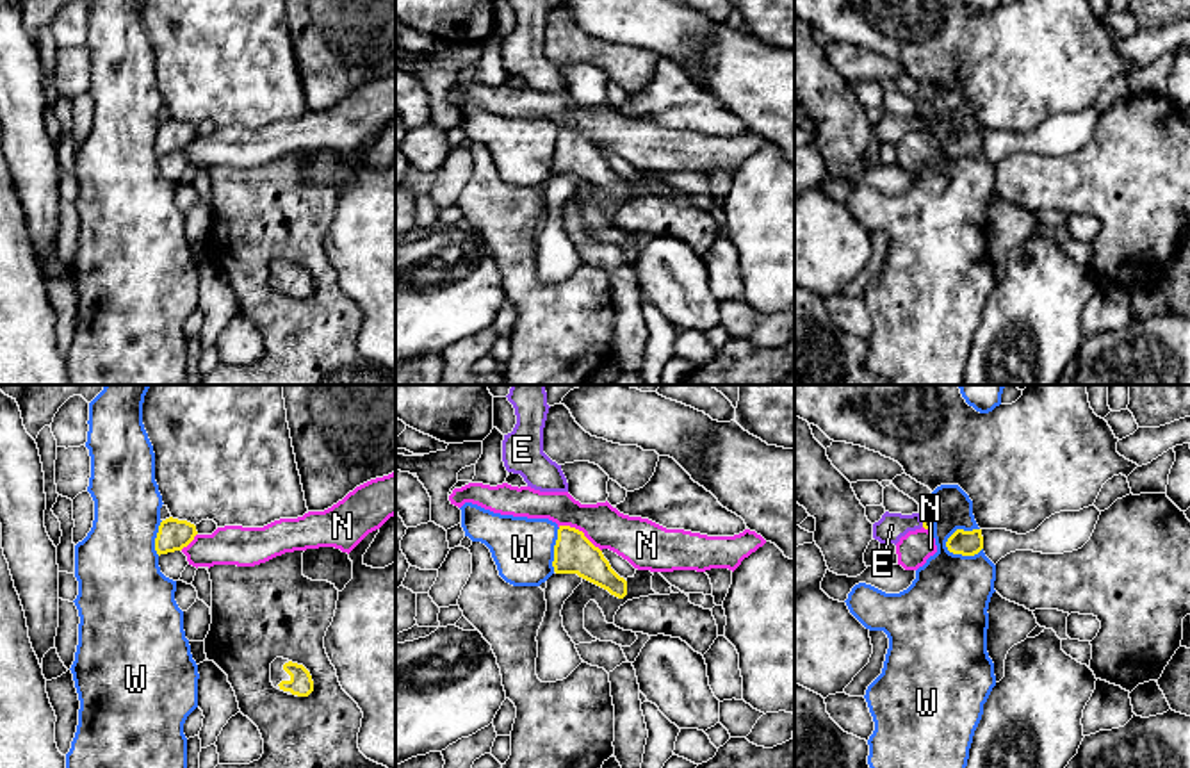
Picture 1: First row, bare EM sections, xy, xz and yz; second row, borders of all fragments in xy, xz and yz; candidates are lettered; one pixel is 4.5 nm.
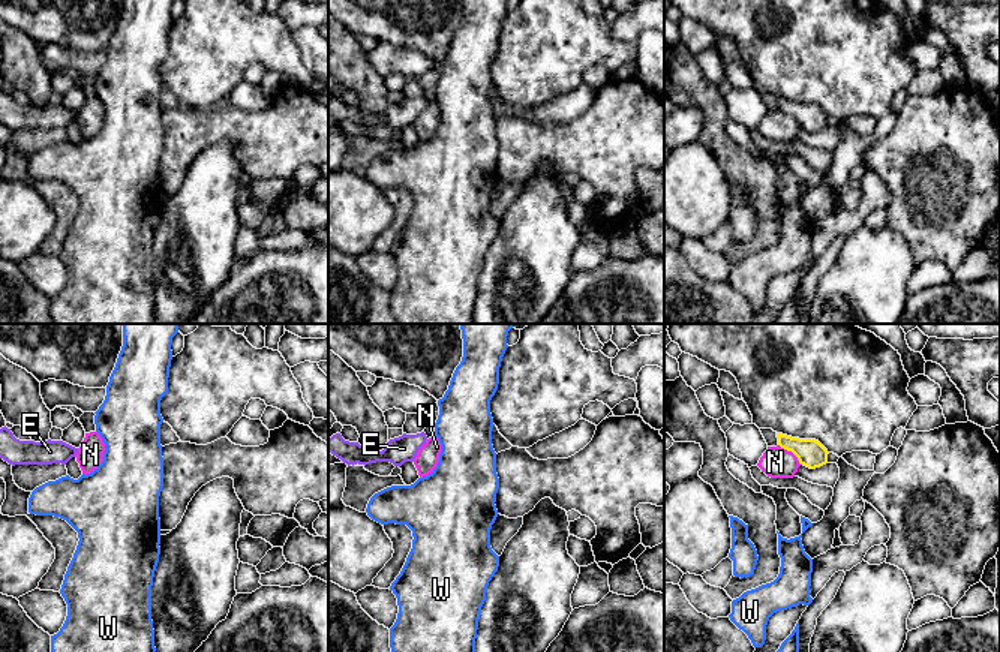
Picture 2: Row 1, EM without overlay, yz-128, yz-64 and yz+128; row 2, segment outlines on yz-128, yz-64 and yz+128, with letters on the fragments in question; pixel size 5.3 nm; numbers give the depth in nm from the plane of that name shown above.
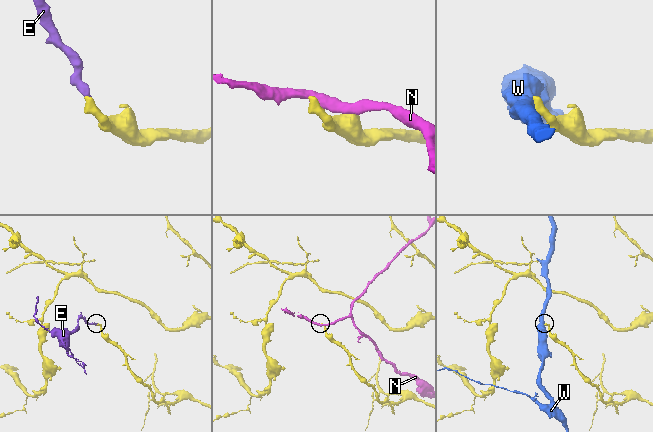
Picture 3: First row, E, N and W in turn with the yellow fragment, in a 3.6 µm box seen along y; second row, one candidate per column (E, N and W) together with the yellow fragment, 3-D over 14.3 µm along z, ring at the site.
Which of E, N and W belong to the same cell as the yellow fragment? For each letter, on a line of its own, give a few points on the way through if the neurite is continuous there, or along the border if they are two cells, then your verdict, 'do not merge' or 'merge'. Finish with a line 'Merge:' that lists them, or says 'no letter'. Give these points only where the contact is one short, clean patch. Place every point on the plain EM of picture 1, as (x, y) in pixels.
E: across yz (927, 123), (921, 120), (891, 127) | merge
N: along xz (558, 127), (578, 129), (601, 152) | do not merge
W: along yz (978, 129), (957, 130), (948, 139), (946, 150) | do not merge
Merge: E

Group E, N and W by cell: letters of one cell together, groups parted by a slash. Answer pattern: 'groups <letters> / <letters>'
groups E / N / W

